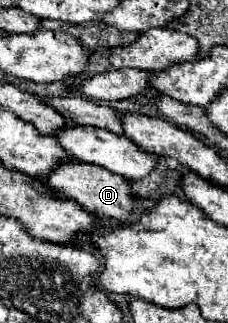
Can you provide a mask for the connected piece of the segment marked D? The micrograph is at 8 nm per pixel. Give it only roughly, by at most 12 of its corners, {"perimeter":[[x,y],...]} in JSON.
{"perimeter":[[67,160],[45,186],[93,216],[125,220],[129,180]]}

